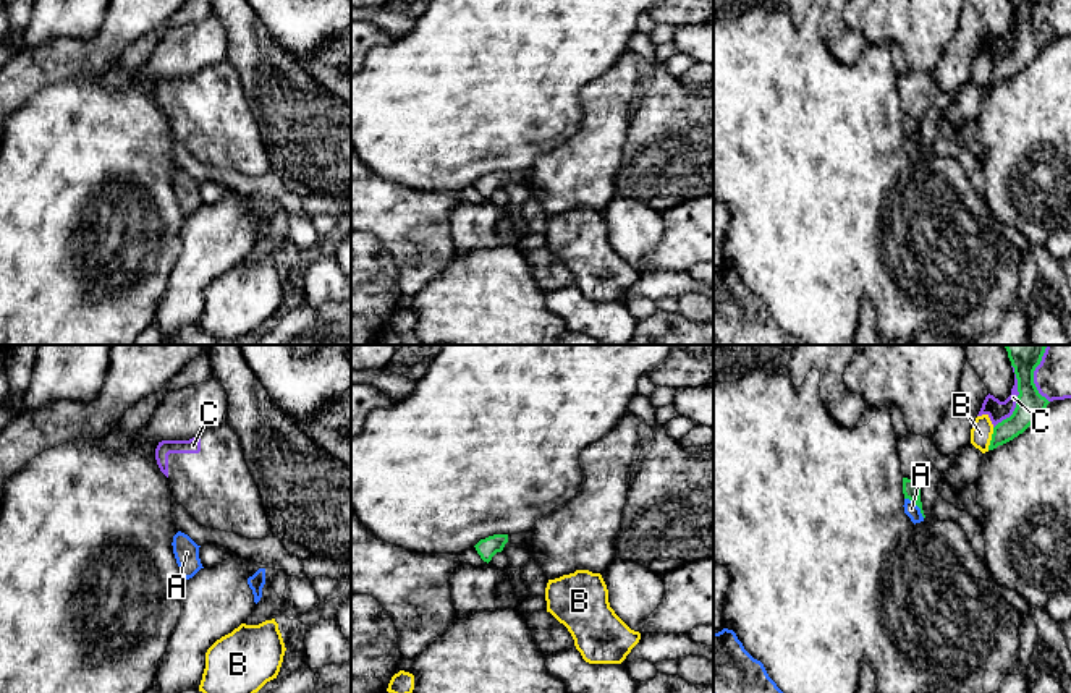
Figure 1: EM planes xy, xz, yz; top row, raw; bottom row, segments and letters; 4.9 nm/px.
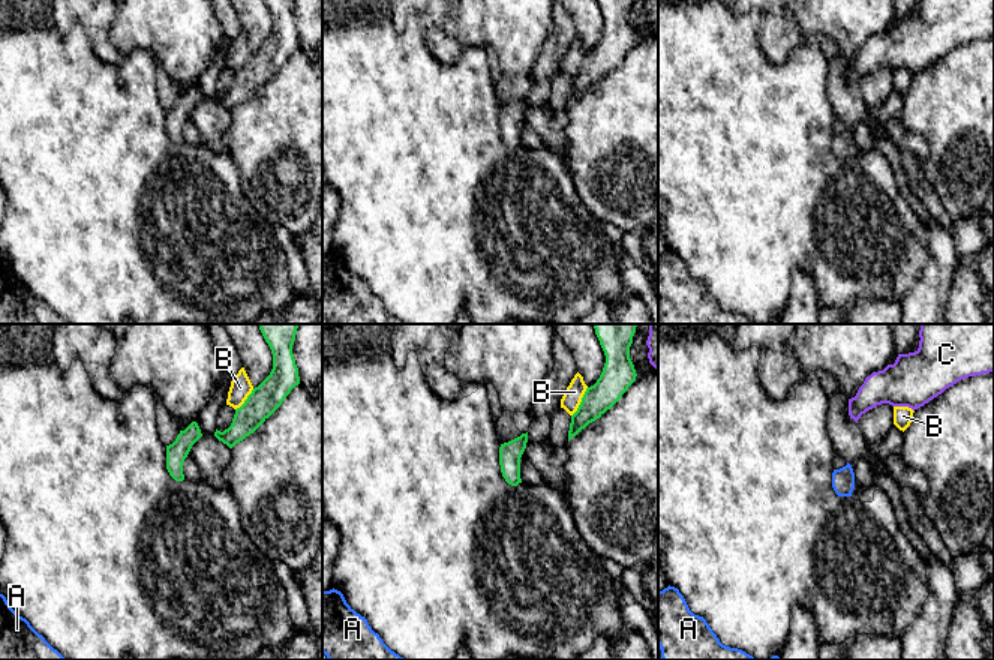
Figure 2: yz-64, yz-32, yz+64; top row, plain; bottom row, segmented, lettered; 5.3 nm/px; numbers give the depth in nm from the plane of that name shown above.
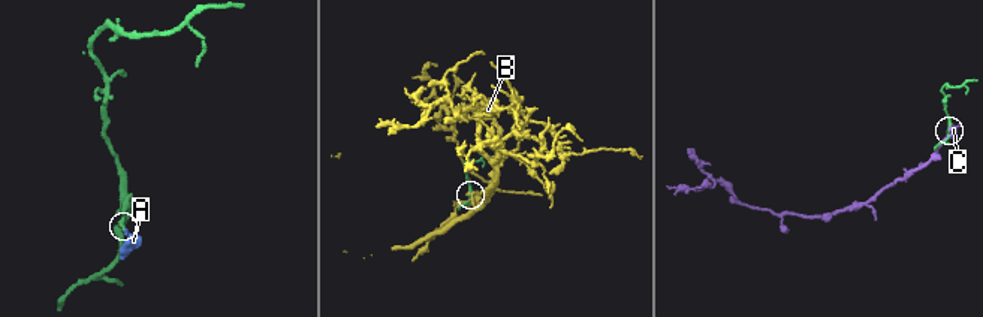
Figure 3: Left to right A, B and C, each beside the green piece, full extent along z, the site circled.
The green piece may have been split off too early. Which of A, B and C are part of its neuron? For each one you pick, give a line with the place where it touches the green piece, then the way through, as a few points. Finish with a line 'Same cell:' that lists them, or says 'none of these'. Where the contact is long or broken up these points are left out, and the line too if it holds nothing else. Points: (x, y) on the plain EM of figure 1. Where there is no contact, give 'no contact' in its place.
Same cell: none of these

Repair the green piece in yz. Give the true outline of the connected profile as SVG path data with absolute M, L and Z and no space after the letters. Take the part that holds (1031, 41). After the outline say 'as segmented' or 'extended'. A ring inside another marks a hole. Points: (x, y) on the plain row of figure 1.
M1011 0L1018 16L1018 39L1013 52L993 65L988 87L1022 71L1050 40L1034 21L1034 8L1040 0Z; as segmented

